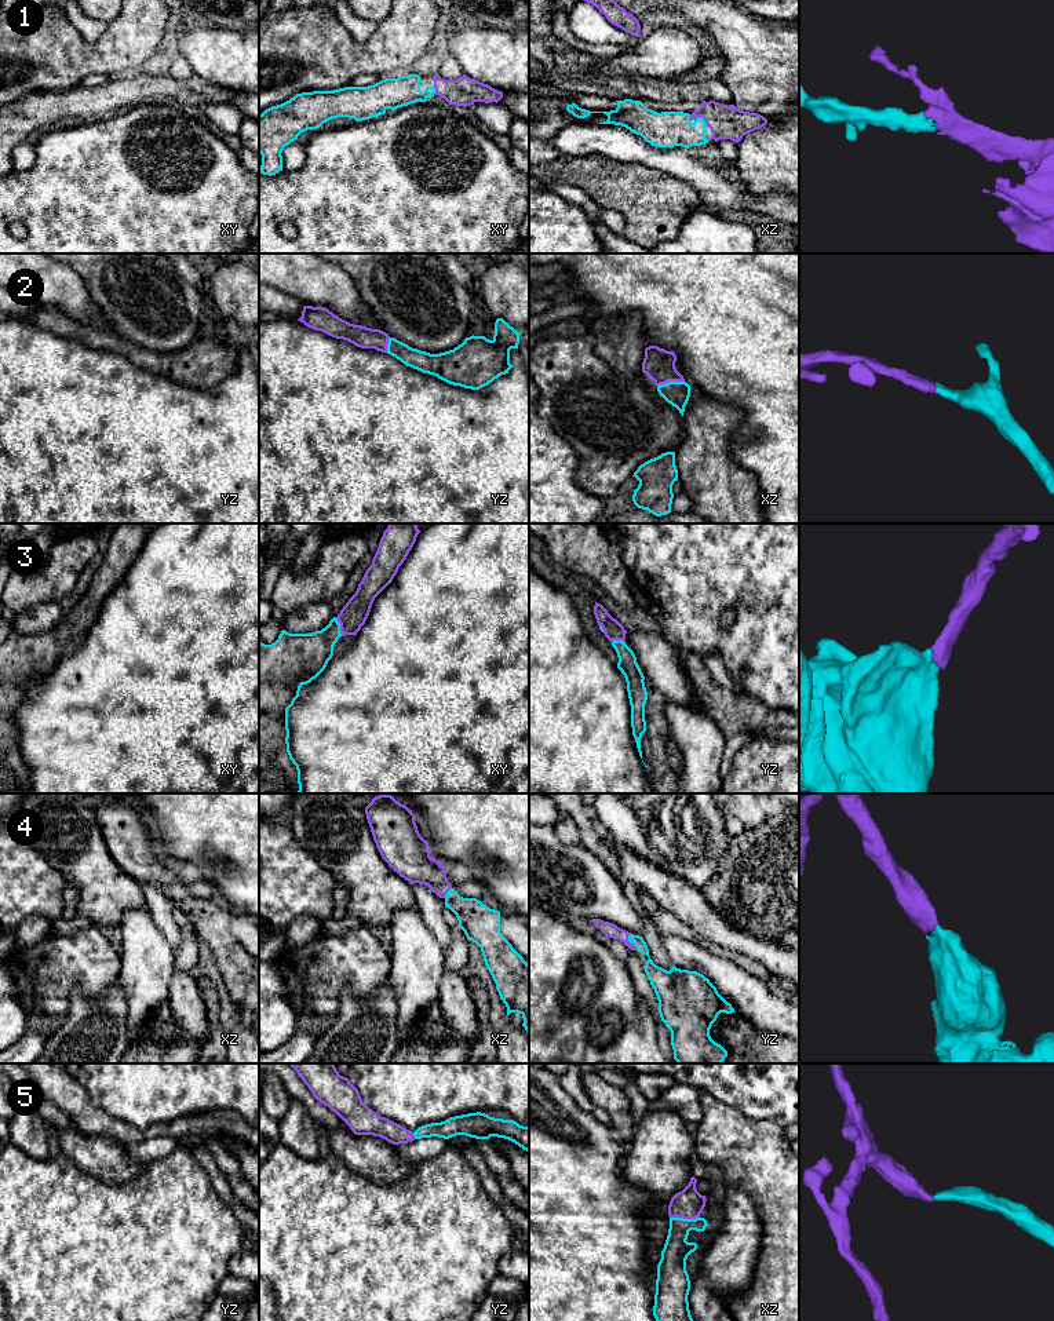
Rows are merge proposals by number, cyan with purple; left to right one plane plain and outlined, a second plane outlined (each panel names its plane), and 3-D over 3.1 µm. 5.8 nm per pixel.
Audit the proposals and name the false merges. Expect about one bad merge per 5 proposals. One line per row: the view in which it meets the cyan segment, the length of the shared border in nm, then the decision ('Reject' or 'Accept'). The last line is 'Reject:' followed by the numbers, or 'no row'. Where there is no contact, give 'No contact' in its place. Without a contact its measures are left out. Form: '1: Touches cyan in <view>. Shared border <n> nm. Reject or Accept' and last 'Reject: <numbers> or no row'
1: Touches cyan in xz. Shared border 90 nm. Accept
2: Touches cyan in xz. Shared border 160 nm. Accept
3: Touches cyan in xy. Shared border 120 nm. Accept
4: Touches cyan in yz. Shared border 120 nm. Accept
5: Touches cyan in xz. Shared border 180 nm. Accept
Reject: no row

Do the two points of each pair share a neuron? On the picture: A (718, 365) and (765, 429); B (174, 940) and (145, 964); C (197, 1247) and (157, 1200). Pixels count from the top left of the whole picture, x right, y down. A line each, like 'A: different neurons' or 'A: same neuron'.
A: same neuron
B: different neurons
C: same neuron

